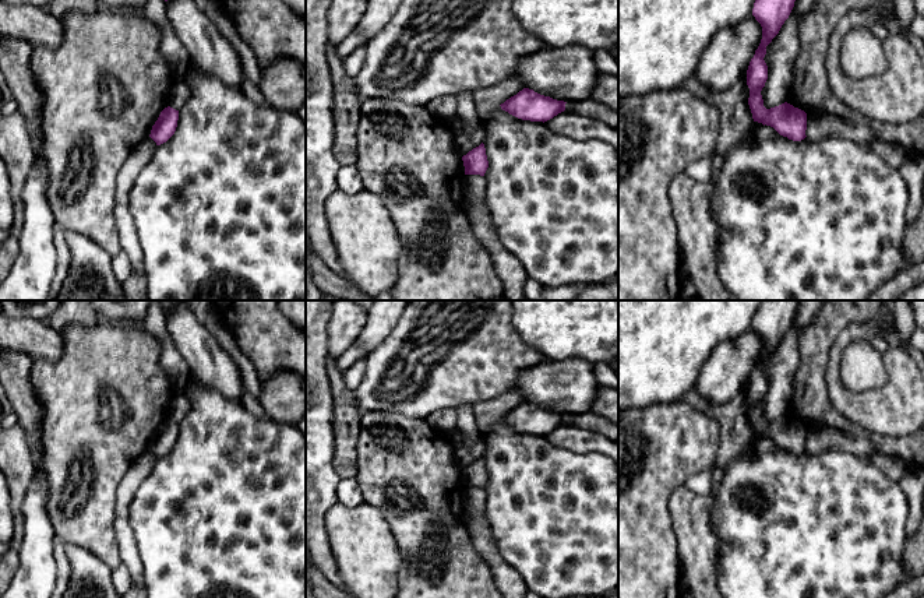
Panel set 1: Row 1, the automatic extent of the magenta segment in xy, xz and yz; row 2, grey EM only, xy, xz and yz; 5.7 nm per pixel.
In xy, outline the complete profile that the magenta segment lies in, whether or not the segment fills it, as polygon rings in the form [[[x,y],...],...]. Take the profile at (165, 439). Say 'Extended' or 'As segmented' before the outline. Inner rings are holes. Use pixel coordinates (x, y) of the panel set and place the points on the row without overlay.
As segmented. [[[167,419],[161,425],[149,447],[149,450],[156,455],[156,458],[166,455],[174,447],[177,433],[179,423]]]

